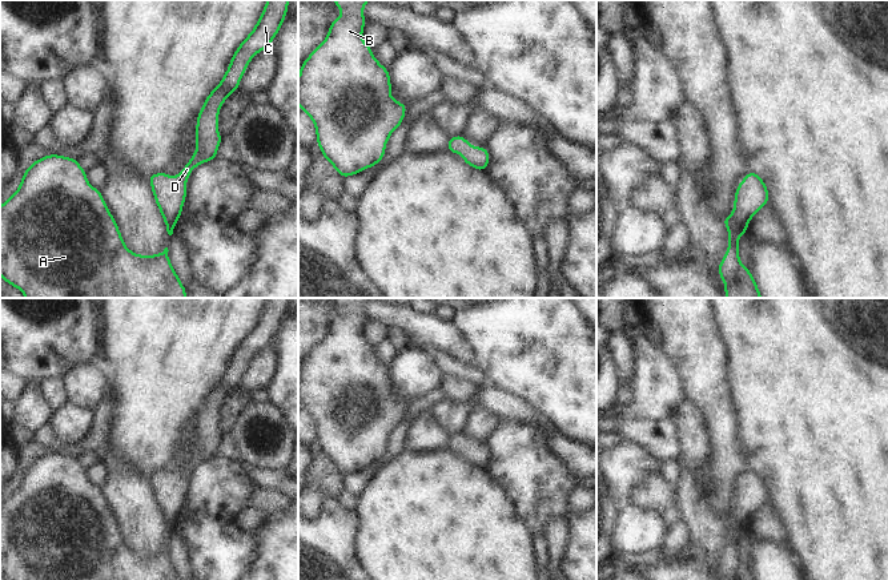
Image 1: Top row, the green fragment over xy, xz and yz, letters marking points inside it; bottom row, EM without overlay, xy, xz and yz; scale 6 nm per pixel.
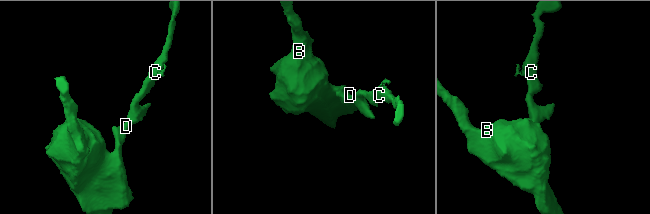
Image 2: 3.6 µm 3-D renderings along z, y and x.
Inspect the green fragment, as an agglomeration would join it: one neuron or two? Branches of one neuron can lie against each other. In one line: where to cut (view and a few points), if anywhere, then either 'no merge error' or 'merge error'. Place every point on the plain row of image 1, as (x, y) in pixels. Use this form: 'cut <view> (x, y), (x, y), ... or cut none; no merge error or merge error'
cut none; no merge error

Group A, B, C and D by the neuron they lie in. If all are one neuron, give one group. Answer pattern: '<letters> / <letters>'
A B C D

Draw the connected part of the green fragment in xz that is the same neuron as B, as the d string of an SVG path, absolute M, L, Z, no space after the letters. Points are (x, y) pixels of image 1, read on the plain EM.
M333 298L342 314L330 321L326 337L312 349L300 364L298 403L316 424L317 443L321 452L345 476L379 462L383 458L386 442L391 431L403 420L409 403L390 394L391 379L389 367L373 354L371 345L362 337L366 323L363 305L370 298Z

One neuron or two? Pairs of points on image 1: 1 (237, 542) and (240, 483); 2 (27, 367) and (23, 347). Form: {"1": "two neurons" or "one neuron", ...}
{"1": "one neuron", "2": "one neuron"}

